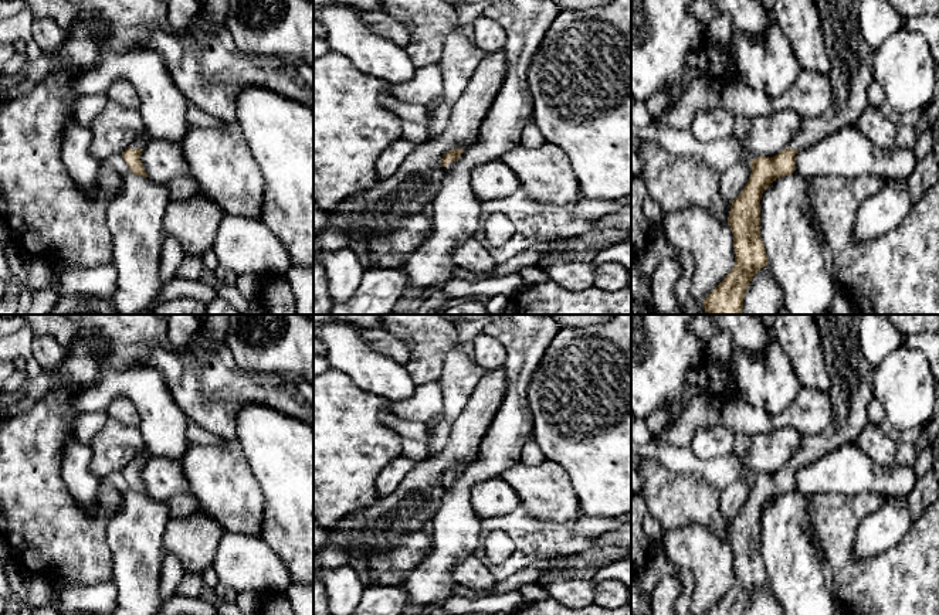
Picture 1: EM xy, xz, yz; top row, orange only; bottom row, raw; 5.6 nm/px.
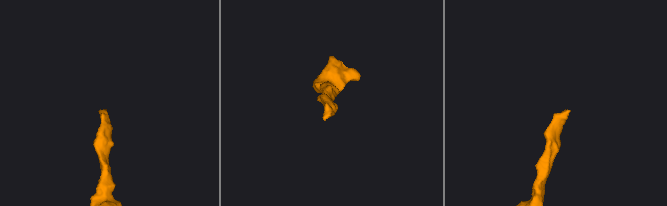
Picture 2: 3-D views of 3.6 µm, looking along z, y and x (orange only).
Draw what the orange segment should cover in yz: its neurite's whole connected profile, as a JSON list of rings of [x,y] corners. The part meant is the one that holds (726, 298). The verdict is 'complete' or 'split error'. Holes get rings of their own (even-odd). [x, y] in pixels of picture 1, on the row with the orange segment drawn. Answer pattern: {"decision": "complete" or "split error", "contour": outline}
{"decision": "split error", "contour": [[[814,0],[821,20],[823,35],[831,64],[833,101],[820,116],[803,118],[800,130],[789,146],[773,157],[756,157],[752,173],[740,194],[732,201],[728,225],[733,234],[735,265],[725,279],[705,298],[706,315],[742,315],[745,292],[755,273],[767,265],[766,248],[760,237],[760,200],[763,191],[779,177],[794,173],[796,154],[813,143],[848,125],[855,125],[868,103],[868,86],[874,82],[874,50],[865,43],[860,28],[861,0]]]}

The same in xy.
{"decision": "split error", "contour": [[[139,136],[128,149],[125,149],[125,152],[122,153],[123,160],[126,162],[126,164],[130,169],[130,173],[136,174],[136,176],[143,176],[148,177],[143,164],[139,159],[143,147],[148,143],[148,137],[146,136]]]}

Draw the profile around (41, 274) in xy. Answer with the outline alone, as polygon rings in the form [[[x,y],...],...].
[[[44,256],[33,258],[28,276],[28,286],[33,295],[43,288],[51,286],[54,273],[55,269],[47,258]]]

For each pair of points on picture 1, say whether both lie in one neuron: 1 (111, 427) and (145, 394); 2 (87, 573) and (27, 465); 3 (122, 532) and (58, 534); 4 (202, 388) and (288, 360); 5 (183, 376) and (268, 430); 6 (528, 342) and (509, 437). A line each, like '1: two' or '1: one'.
1: two
2: one
3: two
4: two
5: two
6: one

